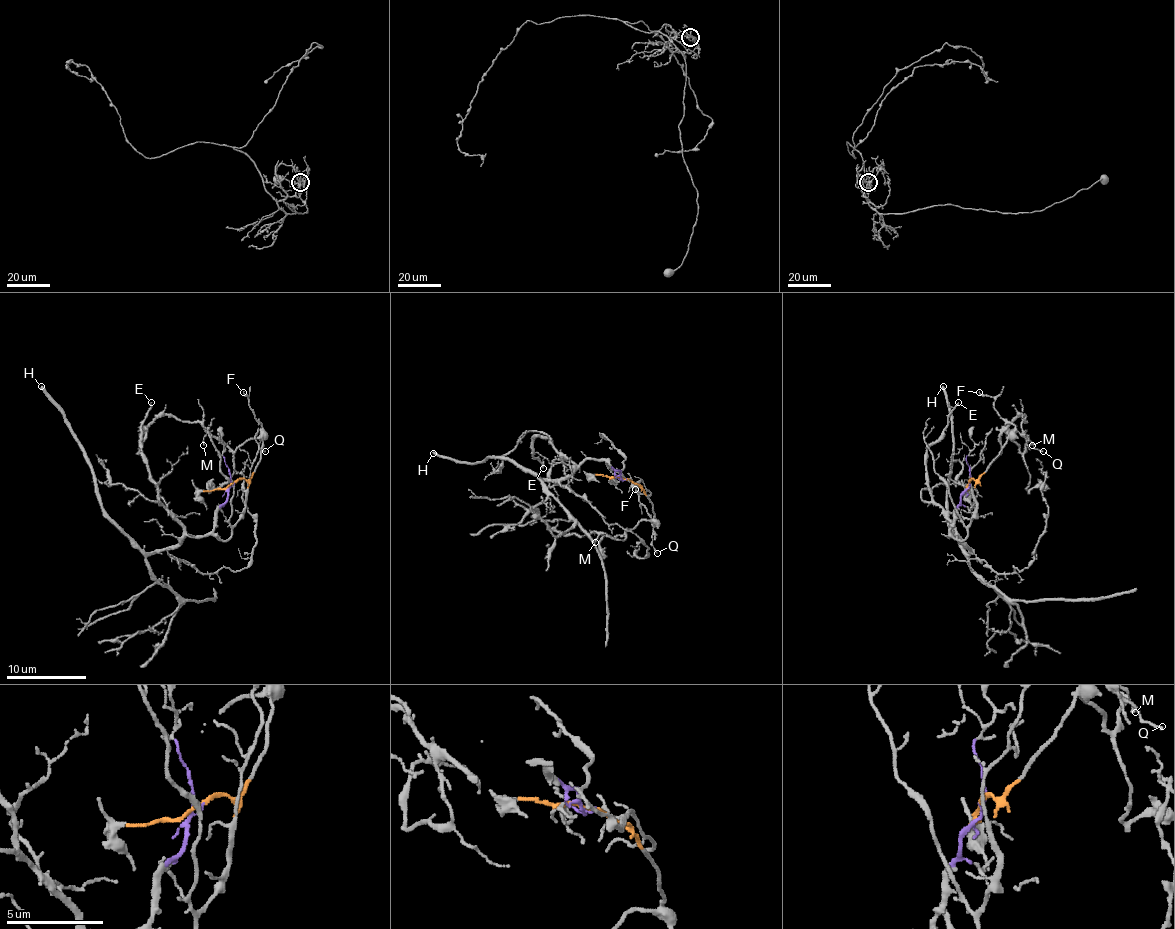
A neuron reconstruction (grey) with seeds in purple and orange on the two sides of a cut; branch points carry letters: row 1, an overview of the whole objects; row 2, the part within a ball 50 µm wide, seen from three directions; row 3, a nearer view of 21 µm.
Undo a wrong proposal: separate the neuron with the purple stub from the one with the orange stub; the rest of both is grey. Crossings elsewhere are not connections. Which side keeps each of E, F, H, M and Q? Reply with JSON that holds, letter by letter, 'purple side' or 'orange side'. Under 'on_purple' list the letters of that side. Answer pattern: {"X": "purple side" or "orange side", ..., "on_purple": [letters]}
{"E": "purple side", "F": "orange side", "H": "purple side", "M": "orange side", "Q": "orange side", "on_purple": ["E", "H"]}

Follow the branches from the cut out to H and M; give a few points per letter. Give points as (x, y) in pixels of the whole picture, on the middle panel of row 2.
H: (622, 478), (600, 459), (588, 459), (570, 474), (558, 478), (538, 478), (498, 457), (472, 462), (433, 453)
M: (624, 478), (643, 490), (651, 502), (653, 518), (640, 520), (616, 536), (600, 534), (596, 542)

